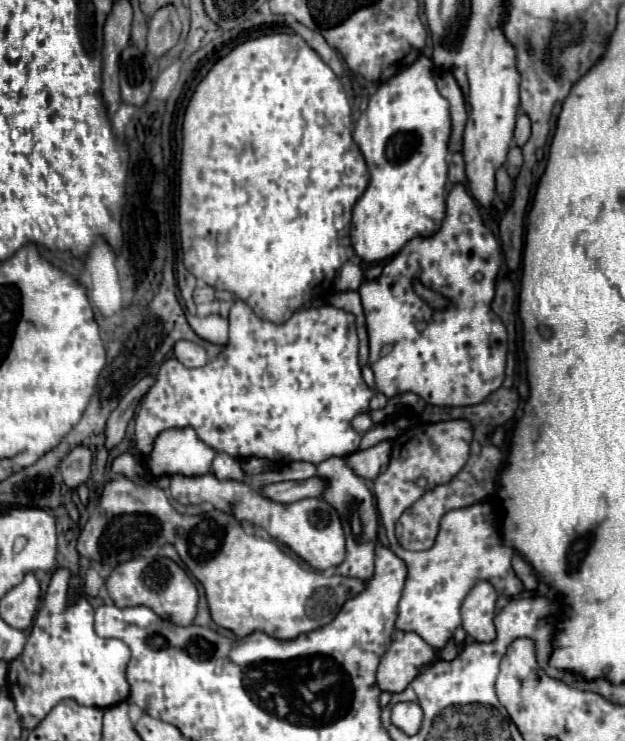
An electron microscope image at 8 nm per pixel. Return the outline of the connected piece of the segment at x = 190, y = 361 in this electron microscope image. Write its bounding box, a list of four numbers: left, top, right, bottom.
[174,341,208,367]

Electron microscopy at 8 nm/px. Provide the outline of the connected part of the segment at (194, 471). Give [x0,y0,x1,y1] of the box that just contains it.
[142,427,214,475]

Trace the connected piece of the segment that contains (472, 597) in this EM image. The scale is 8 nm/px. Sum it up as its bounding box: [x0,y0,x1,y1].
[462,581,498,641]

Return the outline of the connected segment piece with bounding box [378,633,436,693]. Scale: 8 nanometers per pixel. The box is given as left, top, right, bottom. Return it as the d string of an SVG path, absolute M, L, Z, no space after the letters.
M406 633L406 641L402 641L402 651L388 651L378 667L378 687L382 691L390 691L390 693L400 693L406 689L408 681L412 681L412 677L416 677L416 669L420 669L420 665L426 665L428 661L436 659L436 651L424 641L420 639L416 633Z

